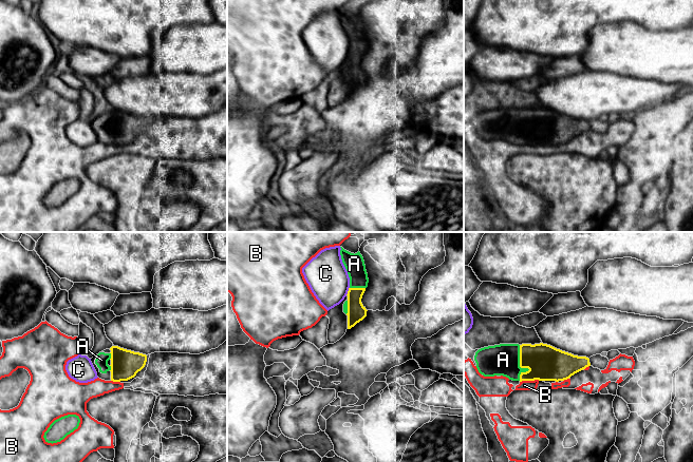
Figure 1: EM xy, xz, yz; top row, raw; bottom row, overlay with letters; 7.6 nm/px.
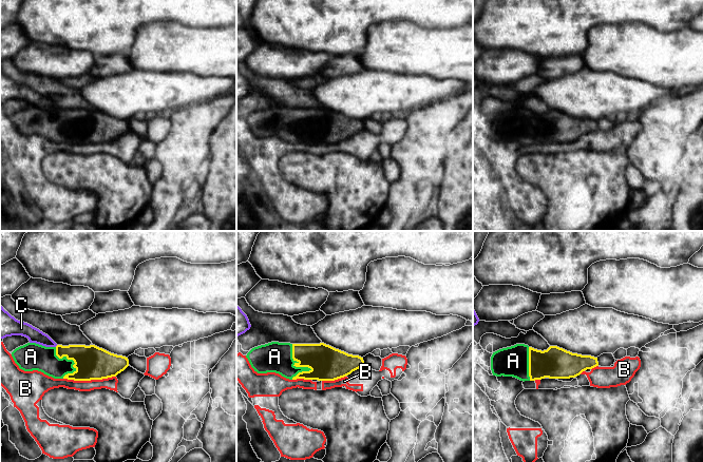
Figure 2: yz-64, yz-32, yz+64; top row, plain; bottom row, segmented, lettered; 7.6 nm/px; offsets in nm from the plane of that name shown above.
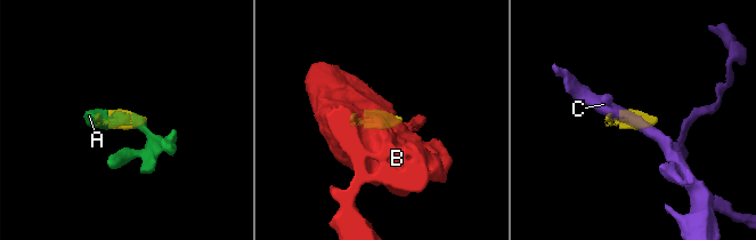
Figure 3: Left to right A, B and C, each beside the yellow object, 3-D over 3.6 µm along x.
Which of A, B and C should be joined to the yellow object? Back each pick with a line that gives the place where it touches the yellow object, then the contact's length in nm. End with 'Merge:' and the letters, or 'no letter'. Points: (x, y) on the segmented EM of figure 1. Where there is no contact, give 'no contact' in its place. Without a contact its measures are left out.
A: yz (521, 367) | 280 nm
Merge: A

